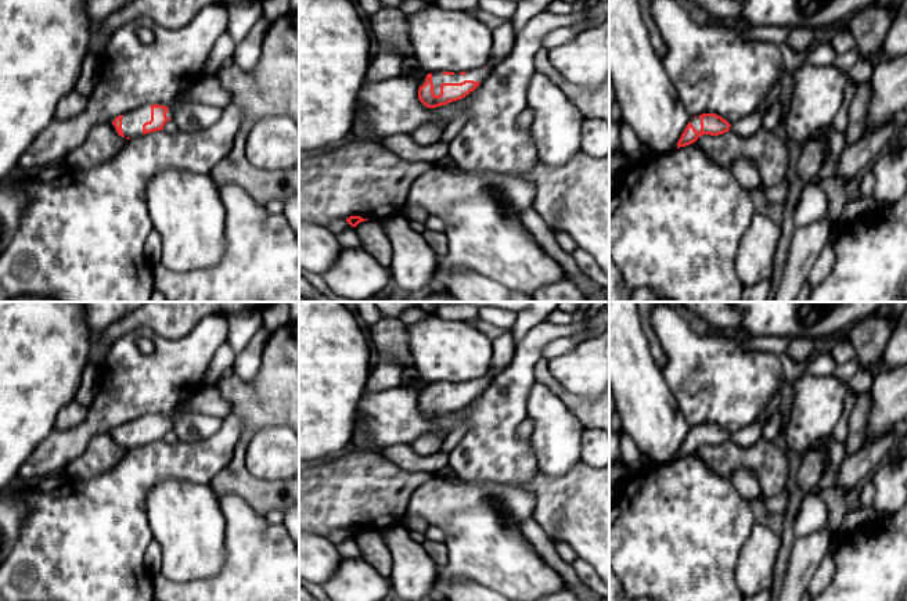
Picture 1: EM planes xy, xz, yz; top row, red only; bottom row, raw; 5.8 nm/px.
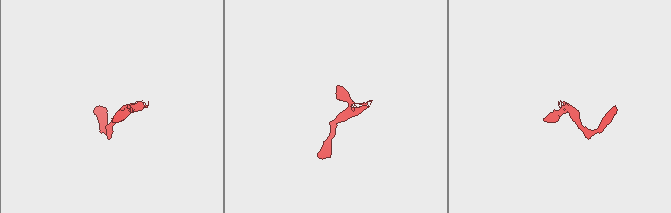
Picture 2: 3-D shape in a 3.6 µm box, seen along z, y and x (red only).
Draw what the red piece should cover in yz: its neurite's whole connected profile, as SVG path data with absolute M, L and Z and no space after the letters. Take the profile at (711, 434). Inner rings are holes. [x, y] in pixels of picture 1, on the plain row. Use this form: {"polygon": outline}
{"polygon": "M702 424L691 428L684 439L677 458L695 453L701 446L710 445L719 446L730 440L730 433L716 424Z"}

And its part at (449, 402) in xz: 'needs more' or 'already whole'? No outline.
needs more

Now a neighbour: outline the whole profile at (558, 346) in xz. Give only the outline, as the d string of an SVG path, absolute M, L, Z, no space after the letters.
M572 337L557 338L550 341L544 348L544 356L547 359L554 356L561 356L564 353L571 352L579 342Z

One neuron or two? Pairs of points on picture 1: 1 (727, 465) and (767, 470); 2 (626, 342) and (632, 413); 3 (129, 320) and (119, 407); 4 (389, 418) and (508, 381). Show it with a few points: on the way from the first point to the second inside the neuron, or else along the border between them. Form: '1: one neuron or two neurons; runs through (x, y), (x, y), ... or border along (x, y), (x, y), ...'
1: one neuron; runs through (737, 461), (758, 461)
2: one neuron; runs through (626, 360), (626, 366), (632, 373), (632, 395)
3: two neurons; border along (159, 334), (137, 327), (108, 346)
4: one neuron; runs through (420, 424), (446, 424), (479, 411)

